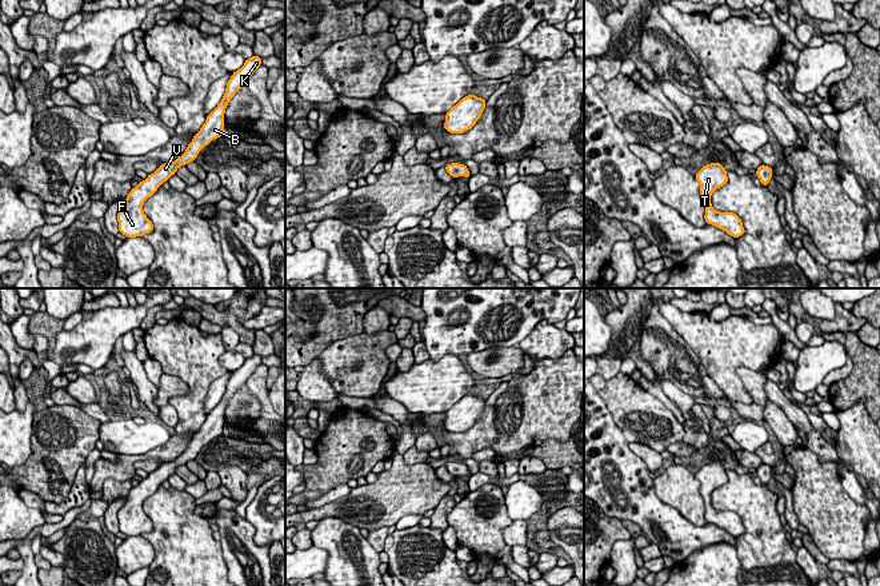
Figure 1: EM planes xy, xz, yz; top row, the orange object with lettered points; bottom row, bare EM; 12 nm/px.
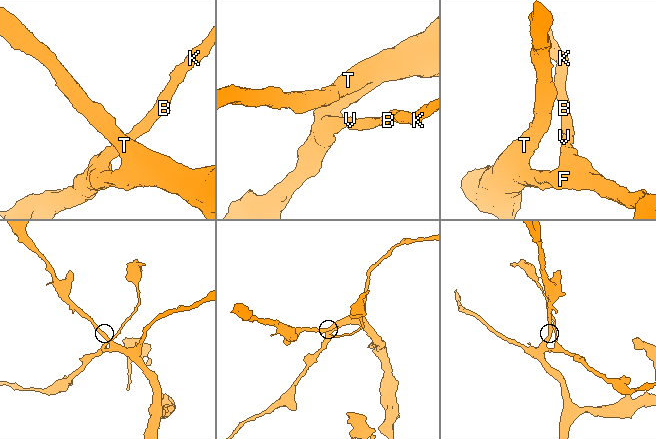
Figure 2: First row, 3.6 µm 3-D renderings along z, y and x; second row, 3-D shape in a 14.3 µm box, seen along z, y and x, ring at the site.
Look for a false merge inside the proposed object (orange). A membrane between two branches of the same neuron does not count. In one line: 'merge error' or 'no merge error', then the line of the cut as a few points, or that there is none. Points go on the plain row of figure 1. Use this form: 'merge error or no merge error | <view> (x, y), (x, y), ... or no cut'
no merge error | no cut

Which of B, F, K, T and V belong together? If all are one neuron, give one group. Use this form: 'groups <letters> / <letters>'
groups B F K T V

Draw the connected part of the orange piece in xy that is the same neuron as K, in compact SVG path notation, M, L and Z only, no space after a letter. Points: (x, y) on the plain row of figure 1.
M253 354L251 358L245 359L240 368L232 372L221 400L207 415L205 422L200 430L195 432L185 451L175 461L161 463L156 471L149 473L145 479L139 481L139 483L131 489L124 506L117 511L119 531L127 537L143 535L152 531L153 523L143 510L144 501L151 497L164 481L175 474L179 466L195 461L199 451L205 445L224 434L225 407L235 392L247 383L247 379L261 364L261 358L263 356Z

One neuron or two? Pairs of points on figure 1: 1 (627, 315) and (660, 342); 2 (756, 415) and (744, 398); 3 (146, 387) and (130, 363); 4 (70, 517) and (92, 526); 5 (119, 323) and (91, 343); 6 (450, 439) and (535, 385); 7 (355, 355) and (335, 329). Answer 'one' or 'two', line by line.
1: two
2: two
3: one
4: two
5: one
6: one
7: two

